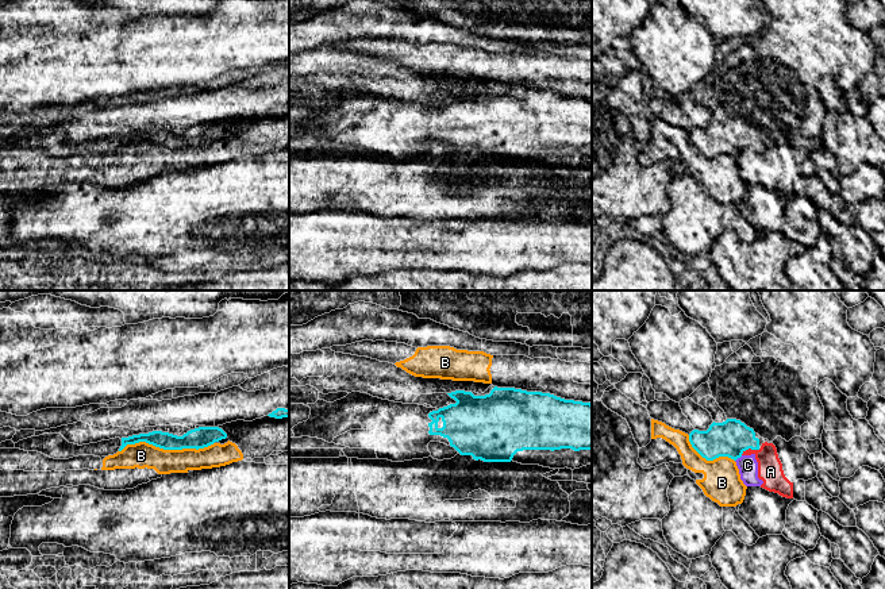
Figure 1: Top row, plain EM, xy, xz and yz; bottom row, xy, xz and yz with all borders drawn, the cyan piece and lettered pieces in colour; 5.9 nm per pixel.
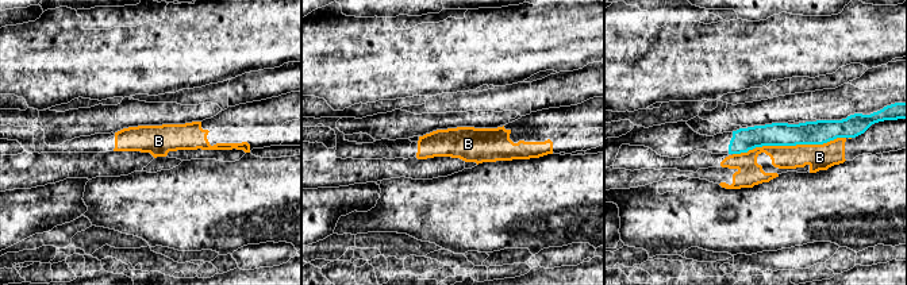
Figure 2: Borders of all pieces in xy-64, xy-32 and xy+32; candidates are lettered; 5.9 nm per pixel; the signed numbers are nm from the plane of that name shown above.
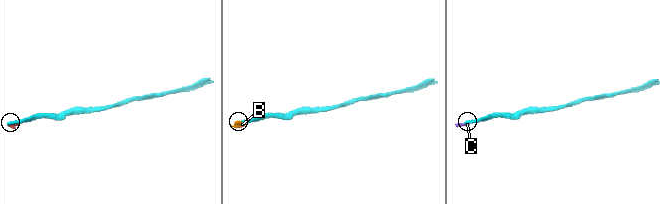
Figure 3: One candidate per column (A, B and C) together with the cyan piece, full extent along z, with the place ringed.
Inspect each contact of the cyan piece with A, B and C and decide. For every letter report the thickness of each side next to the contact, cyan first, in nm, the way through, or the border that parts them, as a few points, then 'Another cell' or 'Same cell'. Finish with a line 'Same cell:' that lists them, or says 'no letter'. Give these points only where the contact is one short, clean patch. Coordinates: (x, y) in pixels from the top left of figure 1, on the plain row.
A: Thickness 220 nm (cyan) against 150 nm. Another cell
B: Thickness 130 nm (cyan) against 150 nm. Another cell
C: Thickness 220 nm (cyan) against 120 nm. Boundary: yz (742, 153), (735, 158). Another cell
Same cell: no letter

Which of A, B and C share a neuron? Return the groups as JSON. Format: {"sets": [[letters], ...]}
{"sets": [["A", "C"], ["B"]]}

